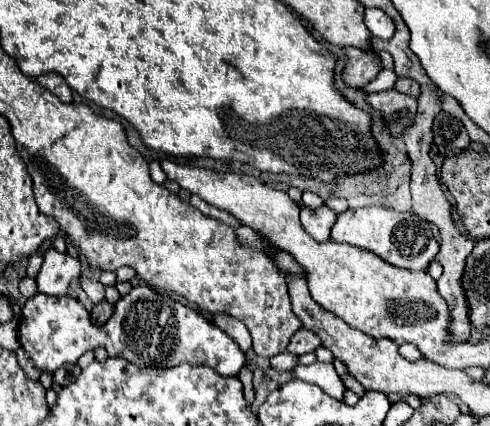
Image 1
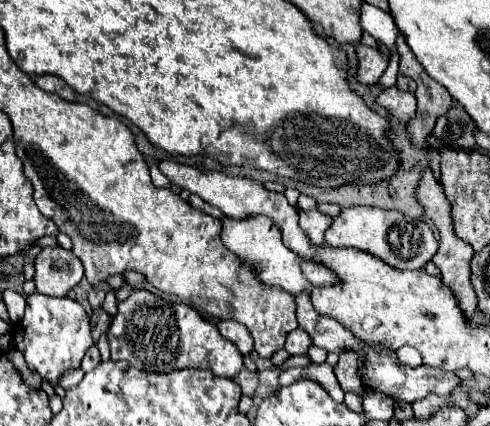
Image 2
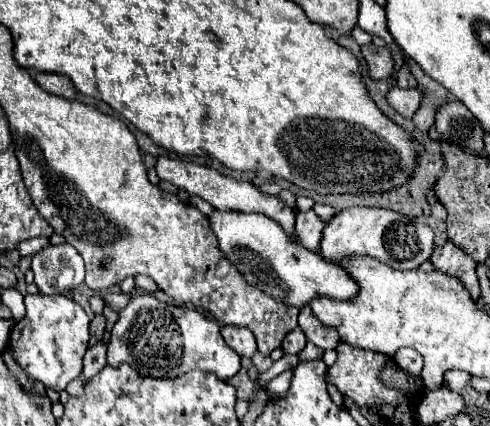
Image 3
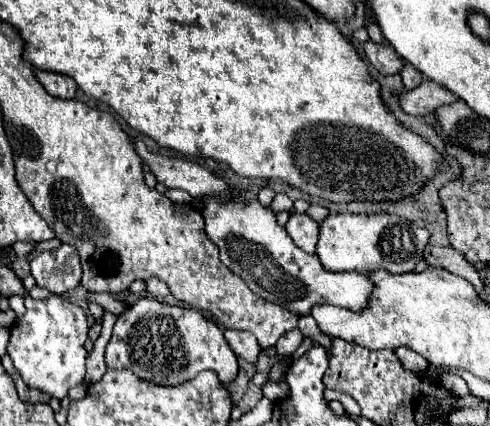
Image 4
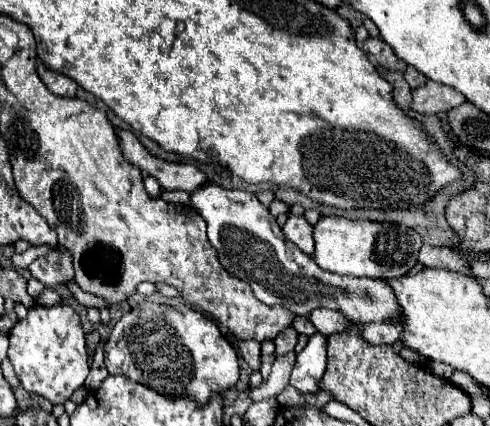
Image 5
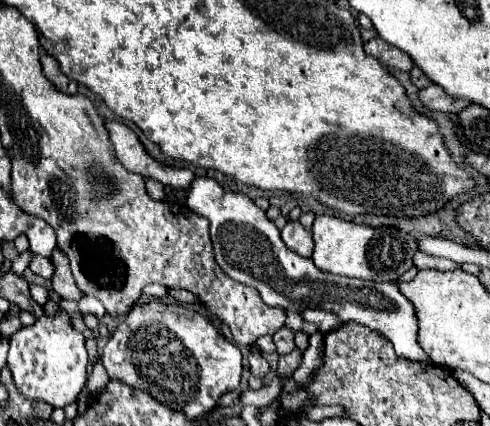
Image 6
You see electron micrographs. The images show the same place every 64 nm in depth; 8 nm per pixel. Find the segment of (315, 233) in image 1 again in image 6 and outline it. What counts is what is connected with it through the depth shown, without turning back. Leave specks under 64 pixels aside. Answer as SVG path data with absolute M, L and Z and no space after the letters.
M288 220L288 224L284 226L284 242L300 256L306 256L306 258L312 256L312 250L314 250L312 232L310 228L304 228L298 220Z

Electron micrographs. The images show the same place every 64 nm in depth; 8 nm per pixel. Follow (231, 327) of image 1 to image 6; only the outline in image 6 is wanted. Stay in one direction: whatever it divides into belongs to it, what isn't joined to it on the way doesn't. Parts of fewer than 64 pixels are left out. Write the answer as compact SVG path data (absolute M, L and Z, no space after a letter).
M252 344L250 354L248 354L248 362L250 362L250 372L254 376L264 376L268 372L268 362L262 358L260 348L256 344Z

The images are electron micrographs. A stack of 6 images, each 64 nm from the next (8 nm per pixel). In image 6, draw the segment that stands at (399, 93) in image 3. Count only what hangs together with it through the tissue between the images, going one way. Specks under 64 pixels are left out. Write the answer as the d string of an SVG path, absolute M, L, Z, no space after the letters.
M430 84L426 88L422 88L418 92L418 98L422 102L424 108L428 110L438 110L438 112L448 112L448 114L456 114L460 110L464 110L470 102L464 98L452 98L450 94L444 92L444 88L440 88L438 84Z

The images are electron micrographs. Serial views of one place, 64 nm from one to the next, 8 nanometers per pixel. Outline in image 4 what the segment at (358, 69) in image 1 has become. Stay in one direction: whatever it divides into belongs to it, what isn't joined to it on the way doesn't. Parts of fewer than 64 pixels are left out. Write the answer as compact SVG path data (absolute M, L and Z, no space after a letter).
M368 40L368 42L364 44L364 52L366 52L370 64L372 64L380 74L384 74L384 76L388 76L388 74L398 74L400 68L404 66L402 60L396 56L396 52L394 52L394 50L390 48L390 44L386 44L386 42L376 44L376 42Z

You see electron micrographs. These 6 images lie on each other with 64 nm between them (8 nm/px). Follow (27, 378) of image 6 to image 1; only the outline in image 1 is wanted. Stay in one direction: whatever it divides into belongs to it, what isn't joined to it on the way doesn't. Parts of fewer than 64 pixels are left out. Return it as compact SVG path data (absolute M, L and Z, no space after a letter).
M138 284L122 296L104 326L94 324L78 300L70 296L48 296L36 292L22 308L18 338L34 364L50 374L64 364L74 364L86 350L94 350L98 346L104 346L108 356L126 358L136 366L170 368L188 362L210 366L222 376L236 376L246 362L246 356L238 344L206 320L198 310L180 302L174 302L172 308L172 300L168 296L146 284Z

